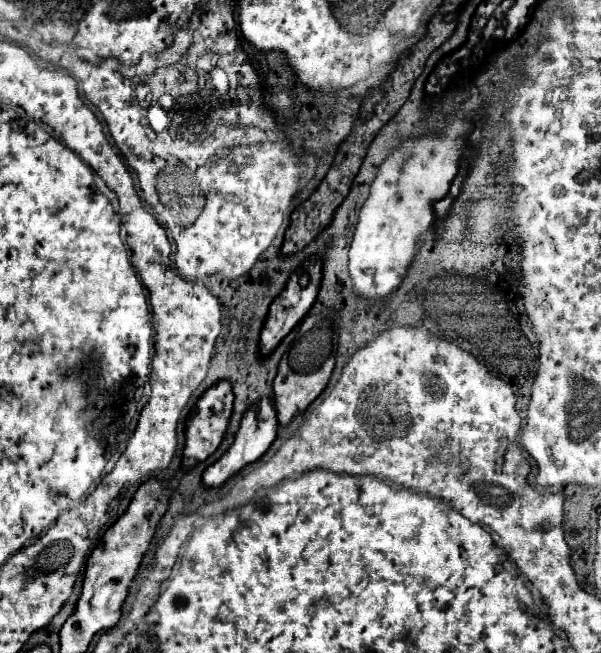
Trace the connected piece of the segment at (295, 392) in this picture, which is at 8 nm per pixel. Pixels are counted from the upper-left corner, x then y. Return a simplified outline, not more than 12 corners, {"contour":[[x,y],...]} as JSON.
{"contour":[[284,354],[274,380],[280,426],[318,398],[332,376],[334,354],[316,372],[296,374]]}

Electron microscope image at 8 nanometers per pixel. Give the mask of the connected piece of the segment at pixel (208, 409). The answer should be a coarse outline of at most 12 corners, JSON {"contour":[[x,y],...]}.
{"contour":[[214,384],[186,428],[182,468],[212,456],[232,416],[232,388]]}

